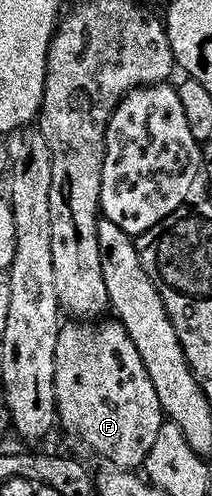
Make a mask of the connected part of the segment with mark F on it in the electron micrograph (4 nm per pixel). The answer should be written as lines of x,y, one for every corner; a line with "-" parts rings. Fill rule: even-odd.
73,320
62,325
61,335
57,341
55,348
55,400
57,401
57,416
59,426
65,429
65,434
73,442
78,442
81,446
86,446
93,454
98,454
101,458
106,458
110,462
110,467
116,468
121,472
131,472
131,464
135,464
138,468
144,467
147,456
151,452
155,440
159,437
161,427
167,421
167,415
161,408
159,400
159,392
155,392
155,384
151,380
151,376
147,372
147,368
143,364
143,356
139,356
139,348
135,348
135,344
131,340
131,336
127,332
127,328
120,320
112,320
113,322
105,322
106,320

